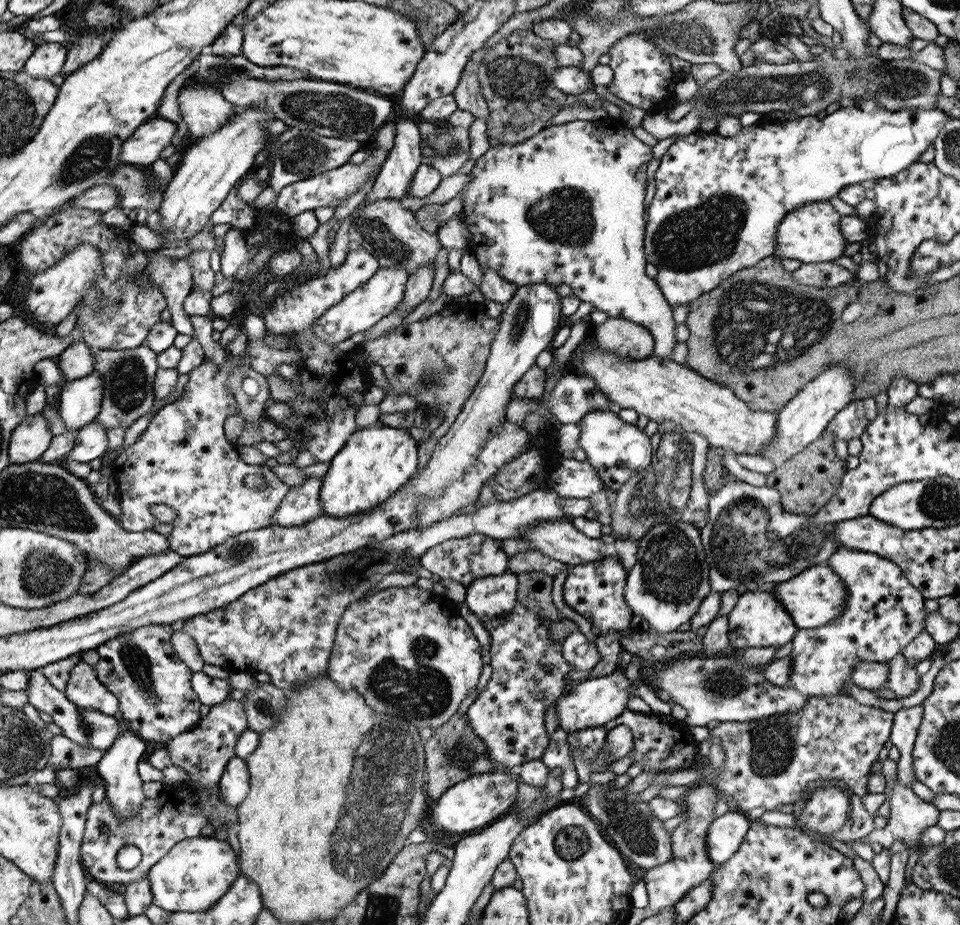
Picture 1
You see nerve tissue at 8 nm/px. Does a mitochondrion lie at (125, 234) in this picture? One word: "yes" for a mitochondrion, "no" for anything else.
no

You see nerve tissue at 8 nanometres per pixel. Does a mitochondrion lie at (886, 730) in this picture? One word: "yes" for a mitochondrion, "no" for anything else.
no

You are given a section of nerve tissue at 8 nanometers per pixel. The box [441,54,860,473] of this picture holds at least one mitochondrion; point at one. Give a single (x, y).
(753, 318)

